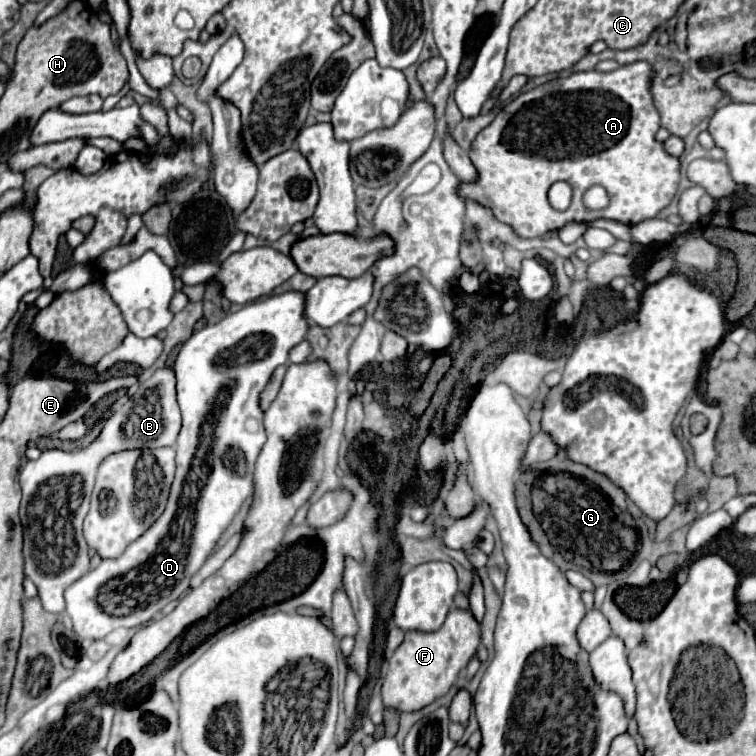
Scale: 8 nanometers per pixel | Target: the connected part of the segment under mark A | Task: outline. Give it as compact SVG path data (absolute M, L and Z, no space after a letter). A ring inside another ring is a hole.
M646 61L622 65L614 71L578 71L566 79L548 81L528 93L520 93L508 105L504 105L494 121L482 129L468 151L472 165L478 171L478 179L460 181L462 197L480 203L490 209L500 223L506 223L522 239L542 237L550 231L562 229L566 223L590 223L594 219L614 219L626 225L640 223L656 217L676 195L680 181L680 163L668 155L654 139L660 129L660 117L654 109L650 95L652 67ZM554 181L568 181L574 195L566 211L556 211L546 199L546 191ZM594 185L602 185L610 197L608 207L592 211L586 207L584 217L584 191Z

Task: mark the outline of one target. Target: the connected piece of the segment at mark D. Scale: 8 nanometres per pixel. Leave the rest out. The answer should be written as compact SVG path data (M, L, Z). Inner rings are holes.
M290 291L284 295L270 295L264 301L250 303L240 311L230 313L216 325L204 327L182 345L174 361L182 429L176 441L176 477L170 489L166 511L140 539L130 543L118 559L104 559L96 569L88 571L66 589L66 613L72 619L74 631L82 639L104 639L118 627L140 627L160 613L170 601L178 599L190 587L190 577L204 565L212 547L240 511L242 503L254 495L254 463L262 445L266 443L260 395L274 369L282 363L288 363L288 351L304 339L308 323L302 311L304 293ZM220 395L224 399L220 407L216 407ZM206 423L212 427L212 441L206 453L198 453Z

